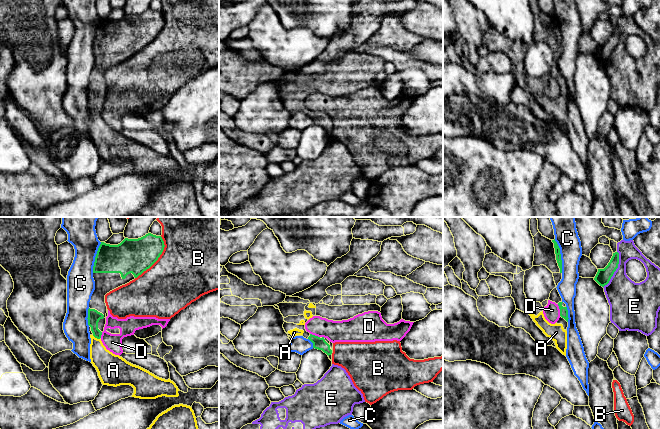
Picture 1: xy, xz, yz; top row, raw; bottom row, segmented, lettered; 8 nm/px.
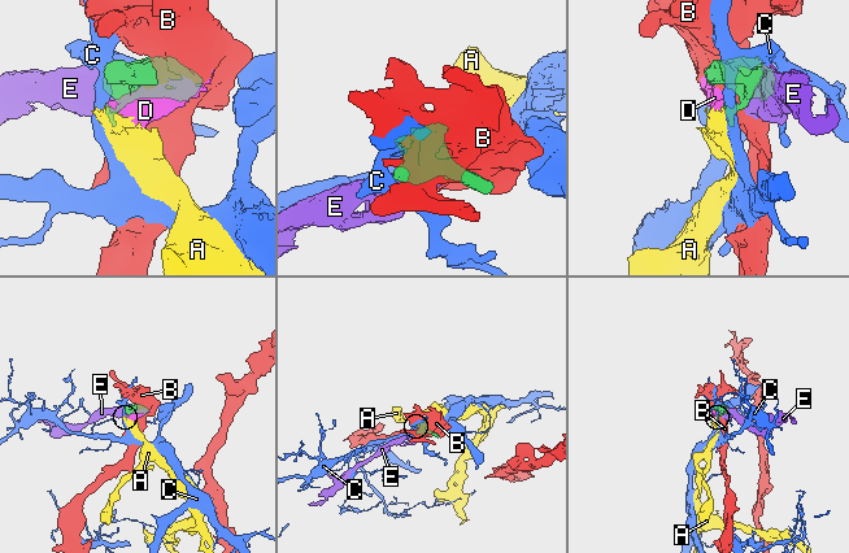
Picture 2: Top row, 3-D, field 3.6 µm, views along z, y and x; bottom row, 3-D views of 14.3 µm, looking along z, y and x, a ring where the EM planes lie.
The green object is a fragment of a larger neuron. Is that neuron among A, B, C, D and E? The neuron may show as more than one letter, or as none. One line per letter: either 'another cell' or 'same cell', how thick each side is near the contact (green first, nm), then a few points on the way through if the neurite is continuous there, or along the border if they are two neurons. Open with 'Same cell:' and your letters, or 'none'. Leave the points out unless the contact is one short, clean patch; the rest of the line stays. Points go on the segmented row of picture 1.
Same cell: A
A: same cell; calibres 100 and 200 nm; way xy (94, 316), (96, 337), (98, 354), (108, 365)
B: another cell; calibres 280 and 480 nm
C: another cell; calibres 50 and 190 nm
D: another cell; calibres 60 and 130 nm; border yz (557, 304), (560, 315)
E: another cell; calibres 120 and 280 nm

